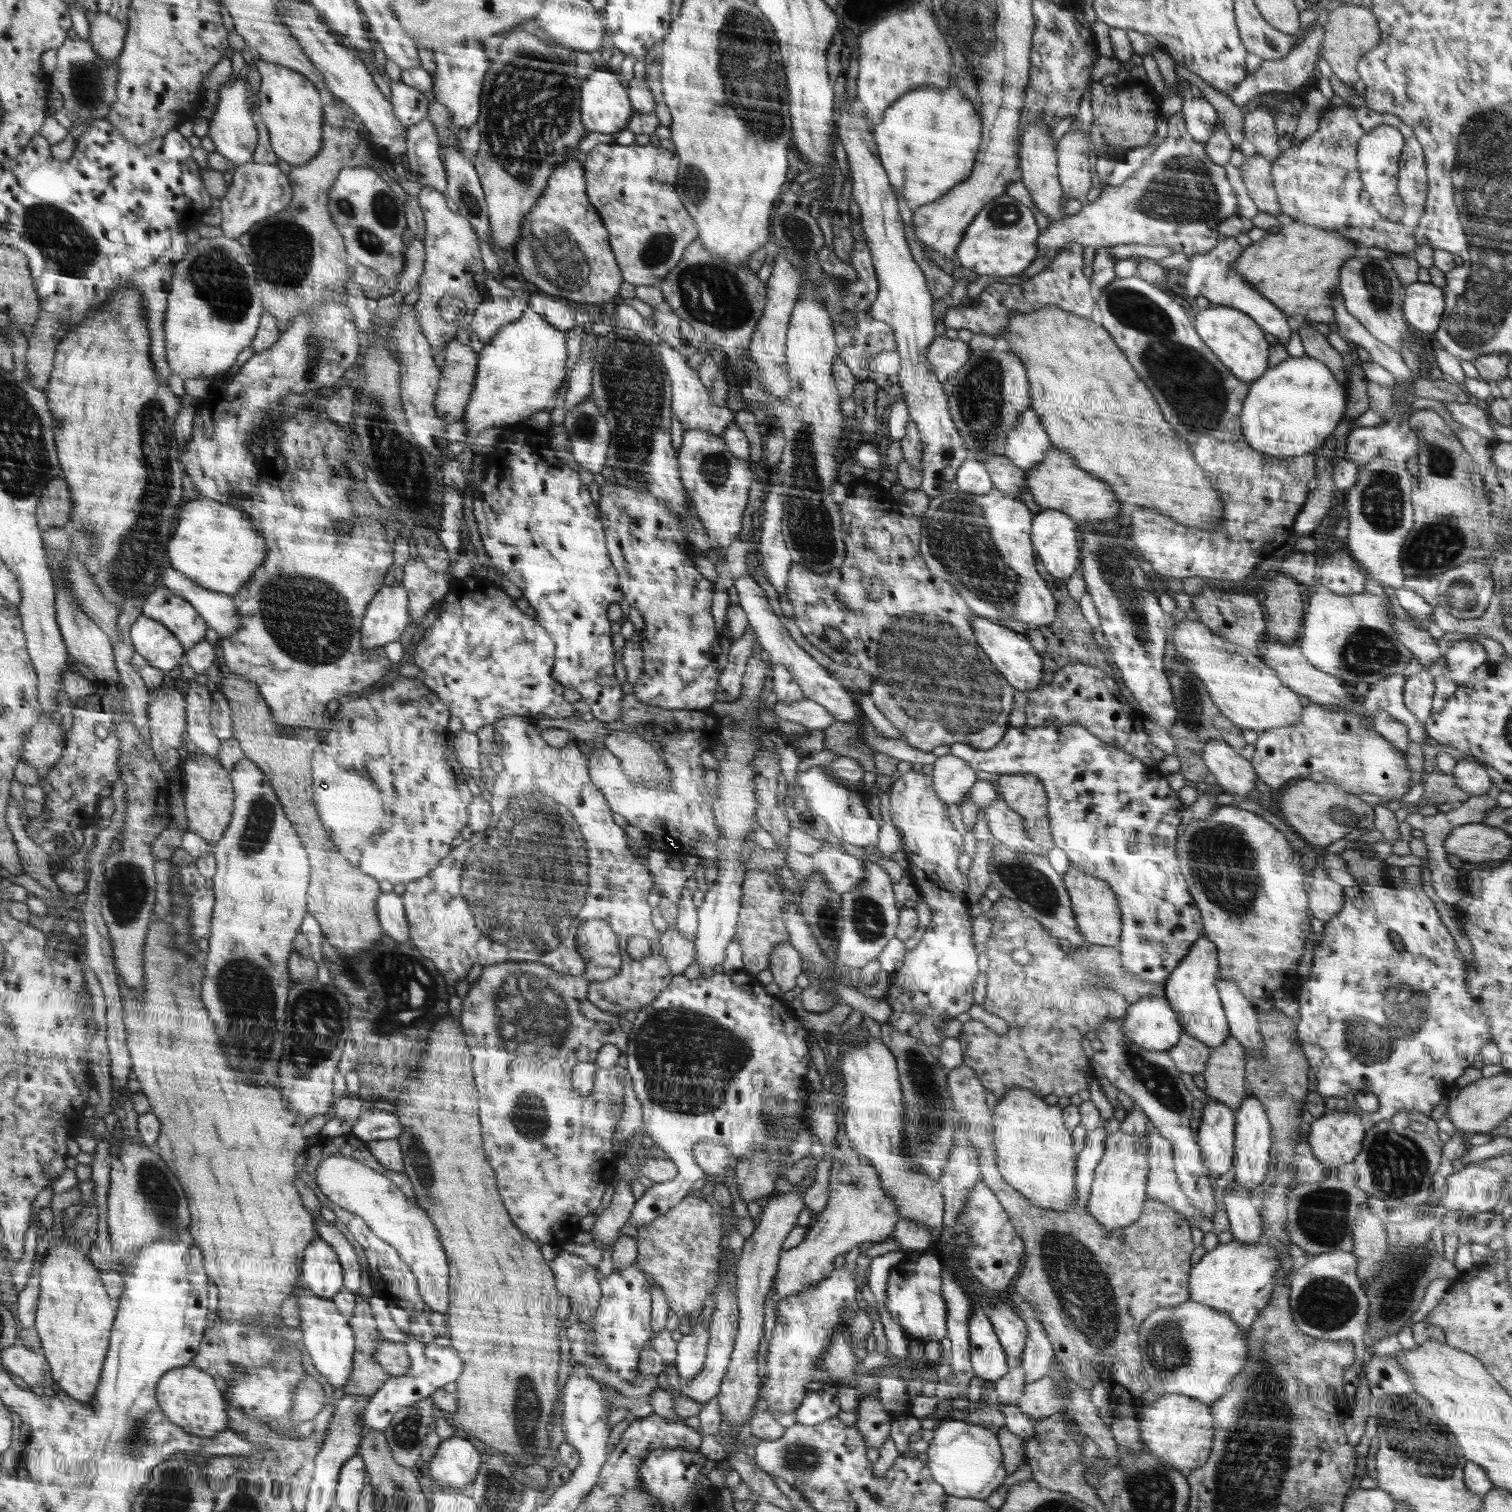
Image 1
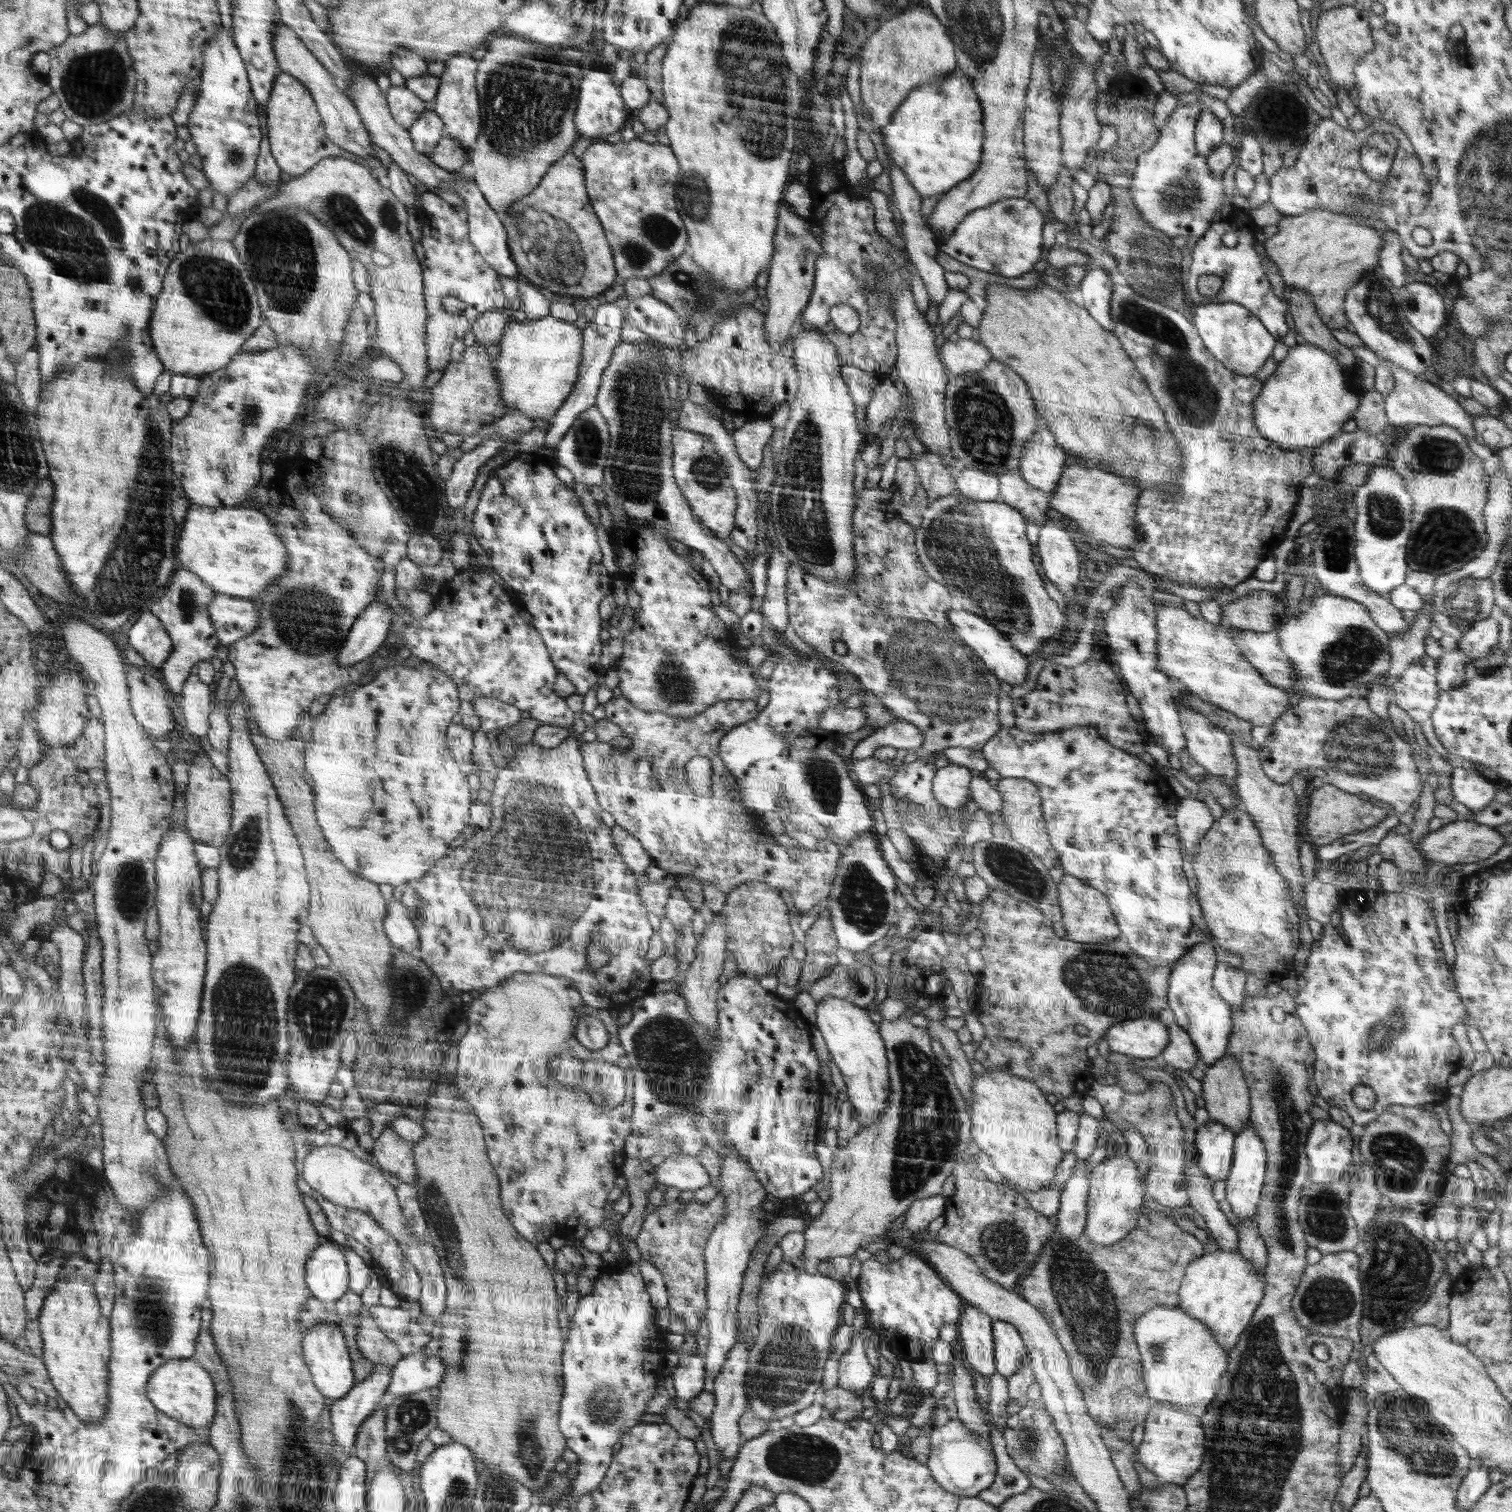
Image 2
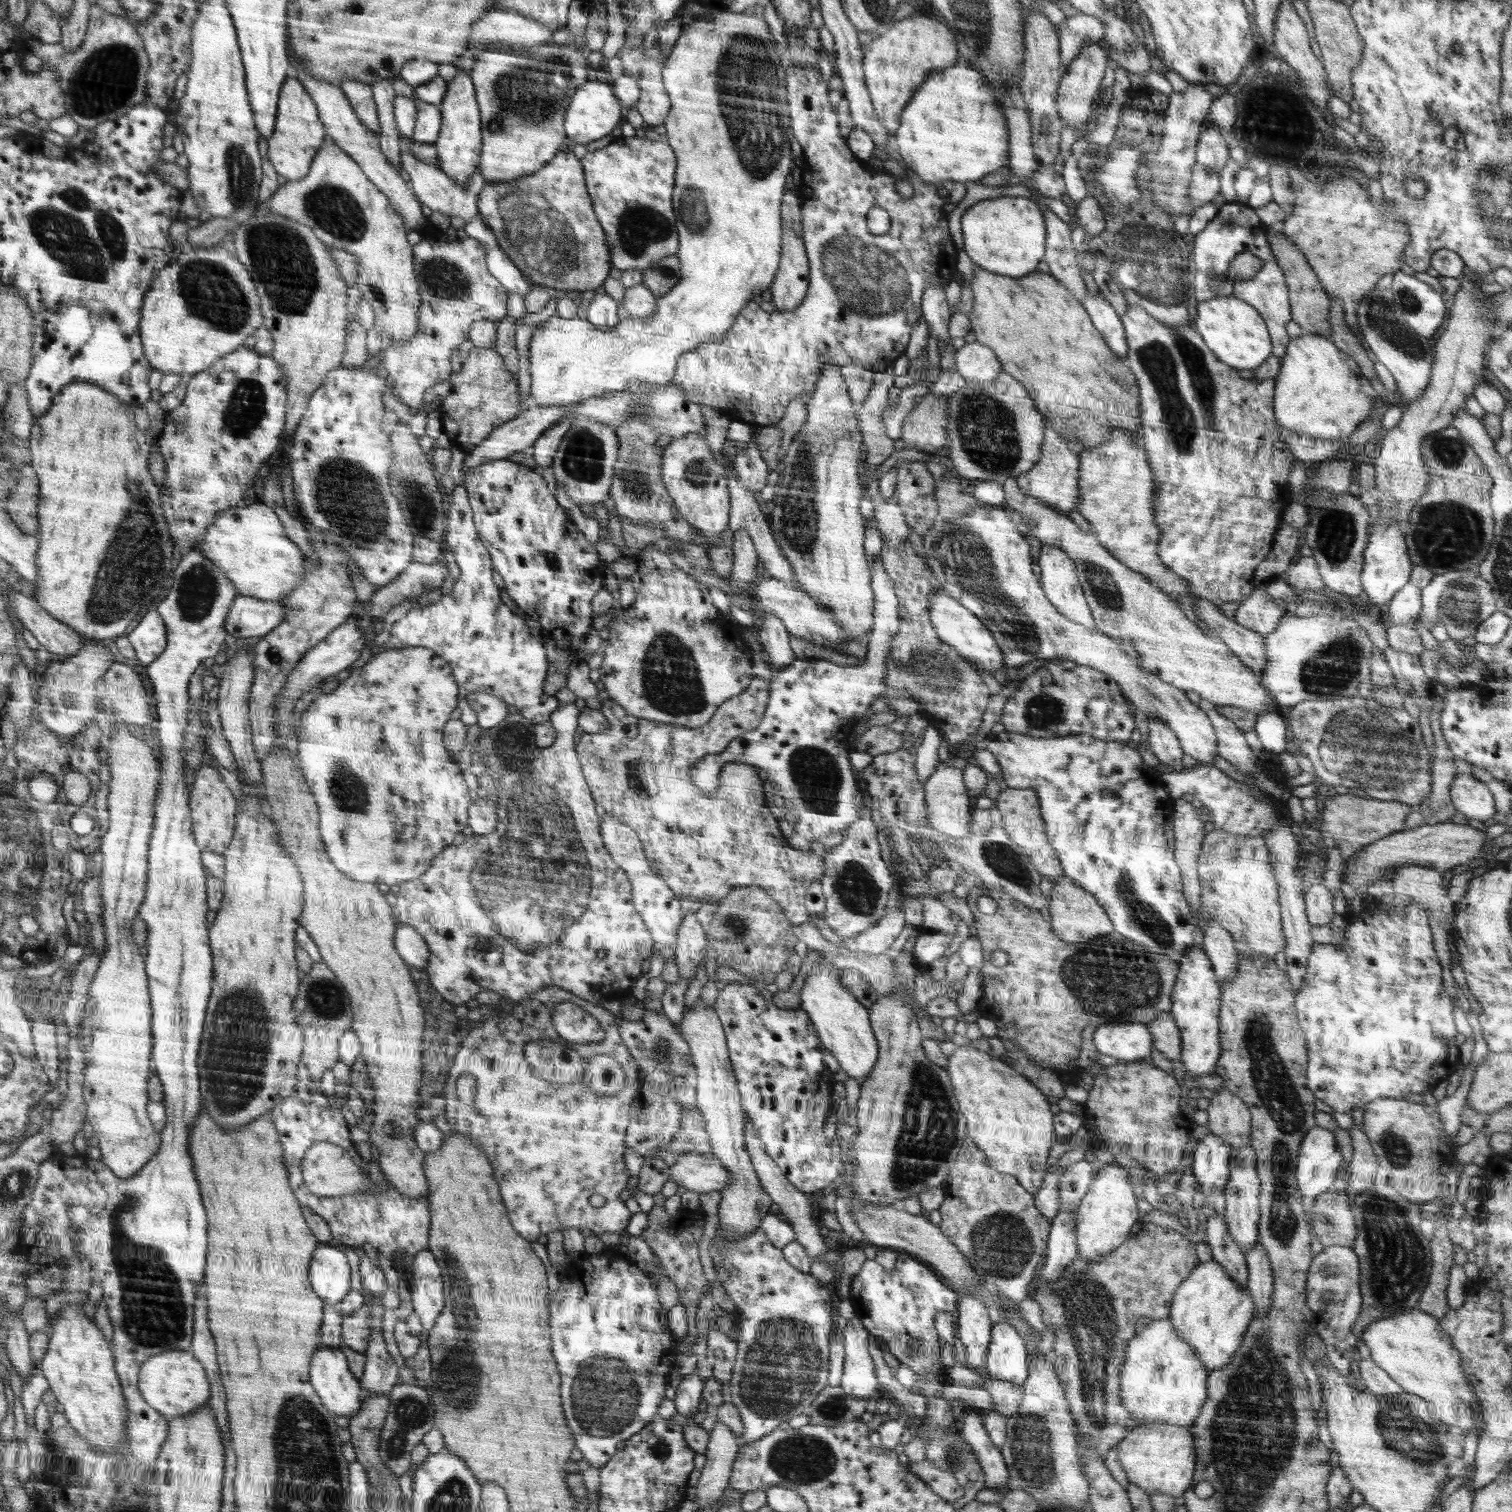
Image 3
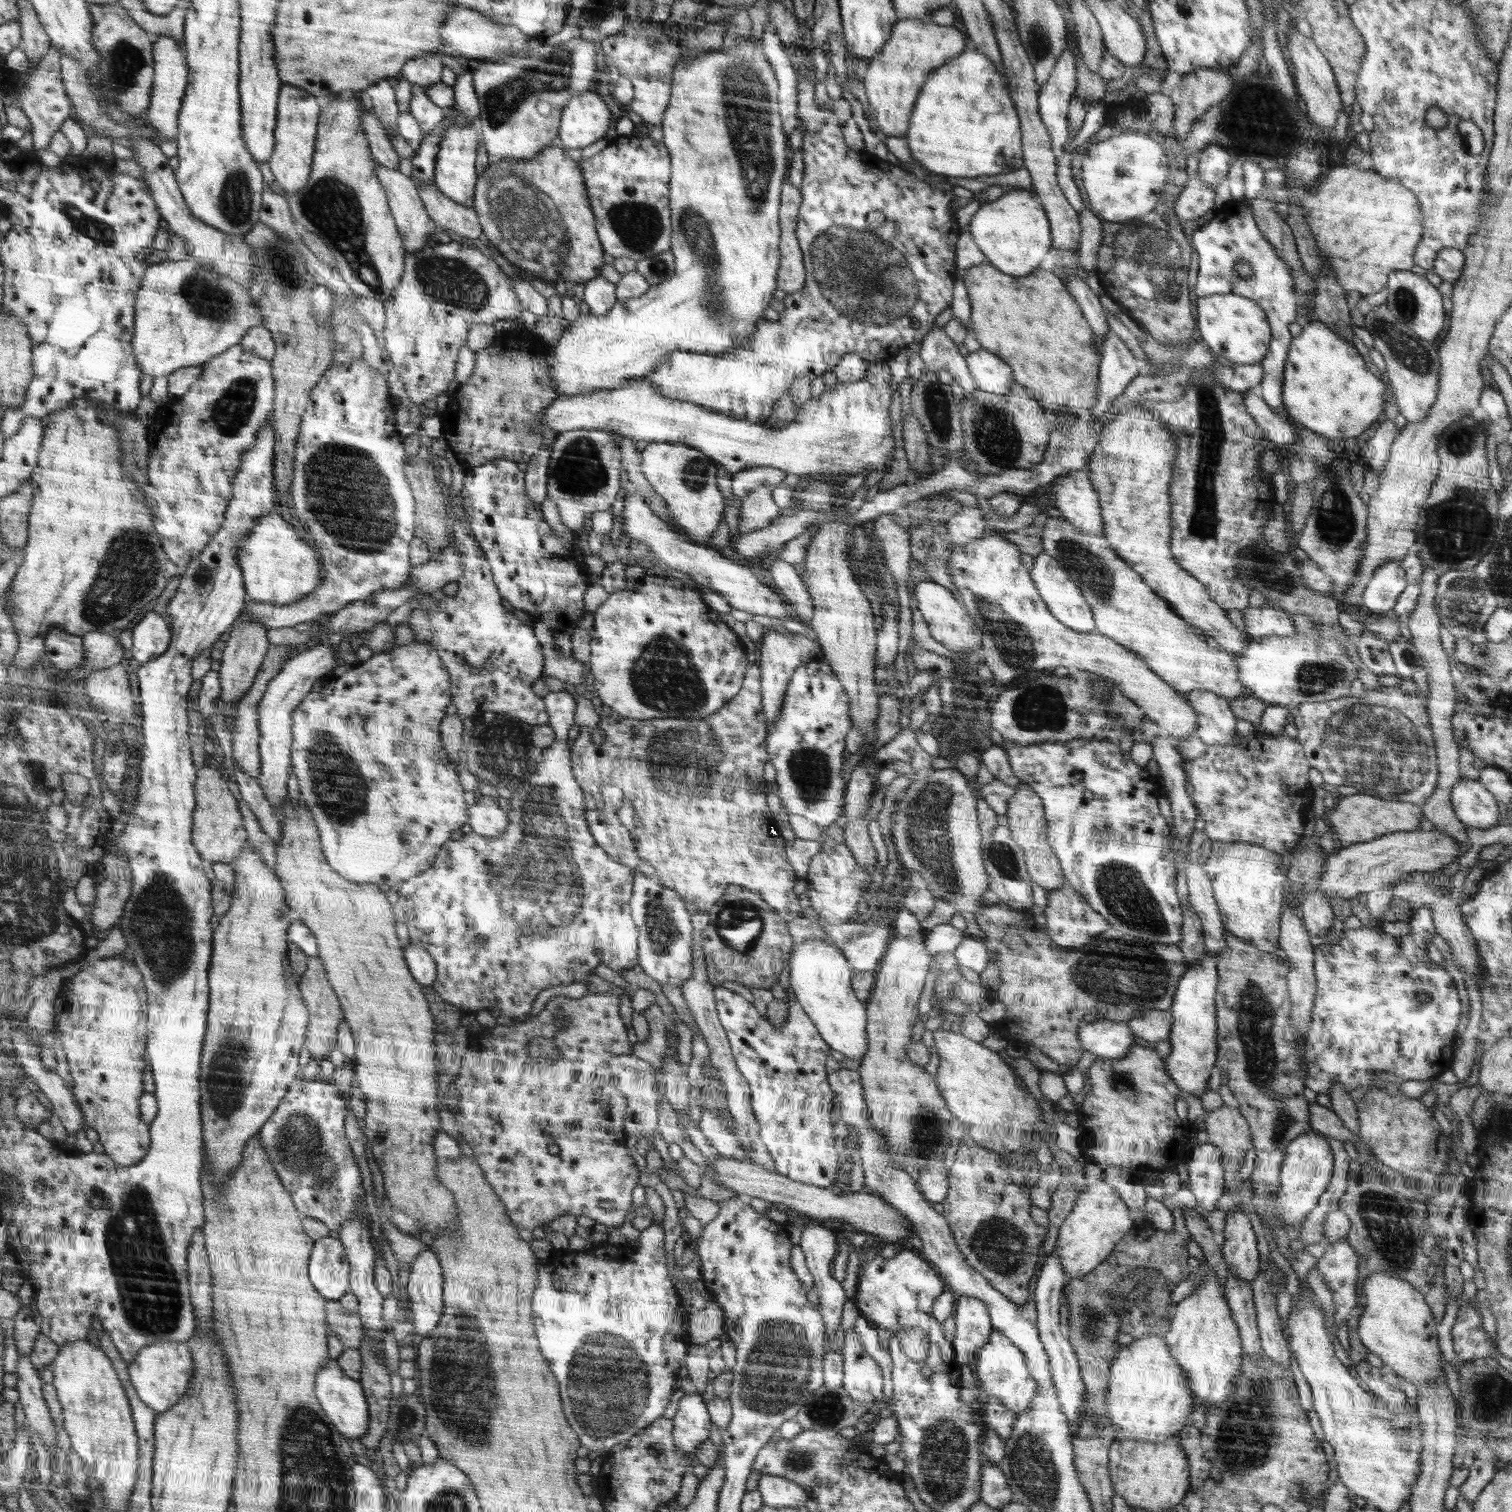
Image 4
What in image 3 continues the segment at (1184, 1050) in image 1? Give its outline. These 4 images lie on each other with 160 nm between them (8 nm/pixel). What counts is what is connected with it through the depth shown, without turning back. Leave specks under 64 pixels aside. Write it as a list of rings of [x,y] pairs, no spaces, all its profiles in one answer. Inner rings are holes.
[[[1170,1011],[1159,1014],[1152,1022],[1146,1023],[1146,1026],[1151,1032],[1152,1044],[1156,1050],[1162,1052],[1169,1060],[1181,1058],[1181,1034]]]

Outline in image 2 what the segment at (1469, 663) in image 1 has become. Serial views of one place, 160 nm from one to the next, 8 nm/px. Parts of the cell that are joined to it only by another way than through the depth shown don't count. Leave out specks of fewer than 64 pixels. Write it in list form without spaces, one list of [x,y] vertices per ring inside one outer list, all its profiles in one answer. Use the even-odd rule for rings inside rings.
[[[1491,617],[1475,622],[1463,633],[1457,646],[1471,658],[1487,658],[1492,646],[1499,642],[1499,628],[1499,621]]]

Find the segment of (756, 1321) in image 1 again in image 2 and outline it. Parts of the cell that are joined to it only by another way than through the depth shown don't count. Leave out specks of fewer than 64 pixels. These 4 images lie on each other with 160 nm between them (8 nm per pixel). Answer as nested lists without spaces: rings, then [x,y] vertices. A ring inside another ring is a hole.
[[[736,1343],[727,1354],[720,1373],[714,1378],[715,1410],[710,1418],[707,1437],[714,1439],[722,1460],[730,1460],[738,1455],[742,1447],[742,1432],[739,1420],[743,1418],[749,1406],[747,1392],[744,1390],[744,1377],[749,1369],[749,1349],[745,1343]]]

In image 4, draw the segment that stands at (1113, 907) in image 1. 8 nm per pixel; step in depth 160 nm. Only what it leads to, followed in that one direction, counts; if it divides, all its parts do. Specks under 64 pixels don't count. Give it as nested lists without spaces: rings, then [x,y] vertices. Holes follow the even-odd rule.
[[[1070,885],[1054,891],[1047,891],[1048,904],[1044,910],[1045,928],[1050,934],[1050,940],[1065,950],[1084,946],[1084,944],[1091,942],[1093,936],[1100,935],[1110,927],[1108,921],[1098,912],[1095,912],[1082,898],[1080,892],[1076,891]]]

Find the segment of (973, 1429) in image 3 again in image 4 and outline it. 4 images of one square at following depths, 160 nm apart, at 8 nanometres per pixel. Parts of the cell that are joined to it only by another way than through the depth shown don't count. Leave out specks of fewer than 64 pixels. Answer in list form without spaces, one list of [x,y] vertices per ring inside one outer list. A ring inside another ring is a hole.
[[[986,1461],[983,1464],[983,1495],[981,1500],[994,1508],[1014,1500],[1014,1493],[1010,1490],[1007,1478],[997,1463]]]

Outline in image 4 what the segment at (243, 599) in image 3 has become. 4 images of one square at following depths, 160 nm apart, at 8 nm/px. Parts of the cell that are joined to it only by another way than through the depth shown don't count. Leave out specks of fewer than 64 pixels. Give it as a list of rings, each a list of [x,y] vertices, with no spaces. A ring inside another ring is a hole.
[[[364,358],[358,361],[352,361],[344,365],[332,366],[323,378],[319,380],[318,386],[311,392],[310,402],[307,403],[307,410],[303,415],[302,427],[299,430],[298,446],[295,448],[294,462],[294,478],[291,482],[290,499],[288,508],[297,516],[304,524],[306,530],[310,534],[310,540],[317,550],[320,551],[320,560],[324,566],[324,581],[320,588],[316,588],[310,594],[303,596],[302,599],[292,604],[281,605],[274,603],[263,603],[247,599],[247,603],[239,614],[239,618],[249,618],[253,622],[263,624],[268,630],[270,628],[280,628],[285,626],[296,626],[300,623],[314,621],[323,615],[328,616],[331,613],[342,610],[348,603],[367,599],[368,596],[374,595],[375,592],[383,590],[398,590],[409,586],[411,579],[412,564],[410,564],[410,541],[414,538],[414,498],[412,498],[412,490],[406,480],[404,467],[406,466],[406,454],[404,454],[404,446],[402,446],[402,438],[398,434],[396,424],[394,424],[394,406],[390,402],[390,392],[388,392],[388,383],[384,377],[372,368]]]

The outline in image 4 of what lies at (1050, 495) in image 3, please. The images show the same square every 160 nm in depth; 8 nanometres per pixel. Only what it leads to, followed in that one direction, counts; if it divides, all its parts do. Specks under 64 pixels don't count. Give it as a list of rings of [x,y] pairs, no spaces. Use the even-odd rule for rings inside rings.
[[[1084,469],[1068,471],[1065,475],[1059,475],[1051,481],[1051,492],[1053,492],[1053,504],[1062,512],[1062,518],[1073,524],[1082,532],[1094,533],[1103,536],[1103,520],[1101,517],[1100,501],[1097,492],[1093,489],[1089,479],[1089,473]]]

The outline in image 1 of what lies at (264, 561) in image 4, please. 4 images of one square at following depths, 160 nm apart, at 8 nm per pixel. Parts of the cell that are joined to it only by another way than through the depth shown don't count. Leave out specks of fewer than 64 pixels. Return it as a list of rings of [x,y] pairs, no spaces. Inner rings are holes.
[[[199,495],[198,499],[185,502],[181,508],[175,535],[171,536],[167,544],[167,553],[169,566],[183,572],[196,584],[214,592],[235,596],[242,590],[243,584],[250,580],[256,568],[264,564],[268,556],[266,548],[264,537],[256,532],[254,522],[248,514],[242,514],[240,510],[236,510],[236,506],[228,506],[223,502],[218,504],[214,499]]]

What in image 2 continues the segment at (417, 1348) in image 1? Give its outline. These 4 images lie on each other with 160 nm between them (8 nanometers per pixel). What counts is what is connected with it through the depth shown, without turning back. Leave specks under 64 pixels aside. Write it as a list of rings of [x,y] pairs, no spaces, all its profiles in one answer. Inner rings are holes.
[[[424,1350],[403,1357],[393,1366],[392,1378],[386,1393],[392,1398],[418,1391],[434,1391],[446,1373],[438,1355],[427,1355]]]

